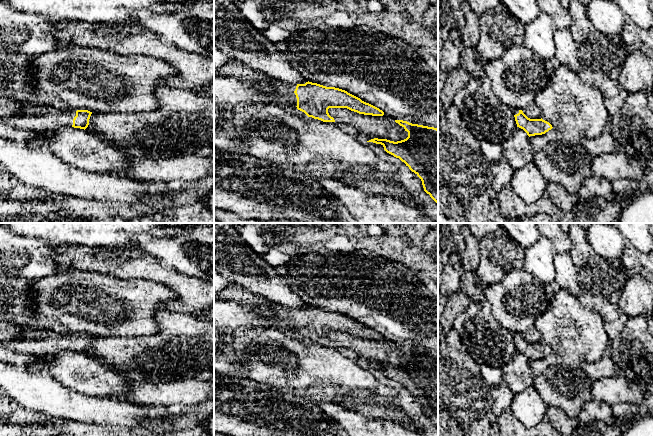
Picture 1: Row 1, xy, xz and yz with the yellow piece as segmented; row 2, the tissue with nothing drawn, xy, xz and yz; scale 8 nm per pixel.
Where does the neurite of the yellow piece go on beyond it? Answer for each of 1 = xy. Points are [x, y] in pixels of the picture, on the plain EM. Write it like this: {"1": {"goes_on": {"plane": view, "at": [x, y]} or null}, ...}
{"1": {"goes_on": {"plane": "xy", "at": [36, 341]}}}

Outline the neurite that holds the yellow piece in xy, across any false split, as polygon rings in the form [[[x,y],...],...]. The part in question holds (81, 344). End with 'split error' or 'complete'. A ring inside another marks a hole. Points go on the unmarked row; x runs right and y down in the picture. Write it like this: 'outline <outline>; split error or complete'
outline [[[25,326],[25,334],[20,339],[0,342],[19,354],[55,356],[62,351],[86,353],[92,336],[88,334],[61,335],[51,330]]]; split error

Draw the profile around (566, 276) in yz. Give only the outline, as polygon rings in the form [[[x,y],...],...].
[[[556,253],[554,258],[555,280],[554,284],[561,289],[579,297],[577,267],[573,264],[570,253]]]

